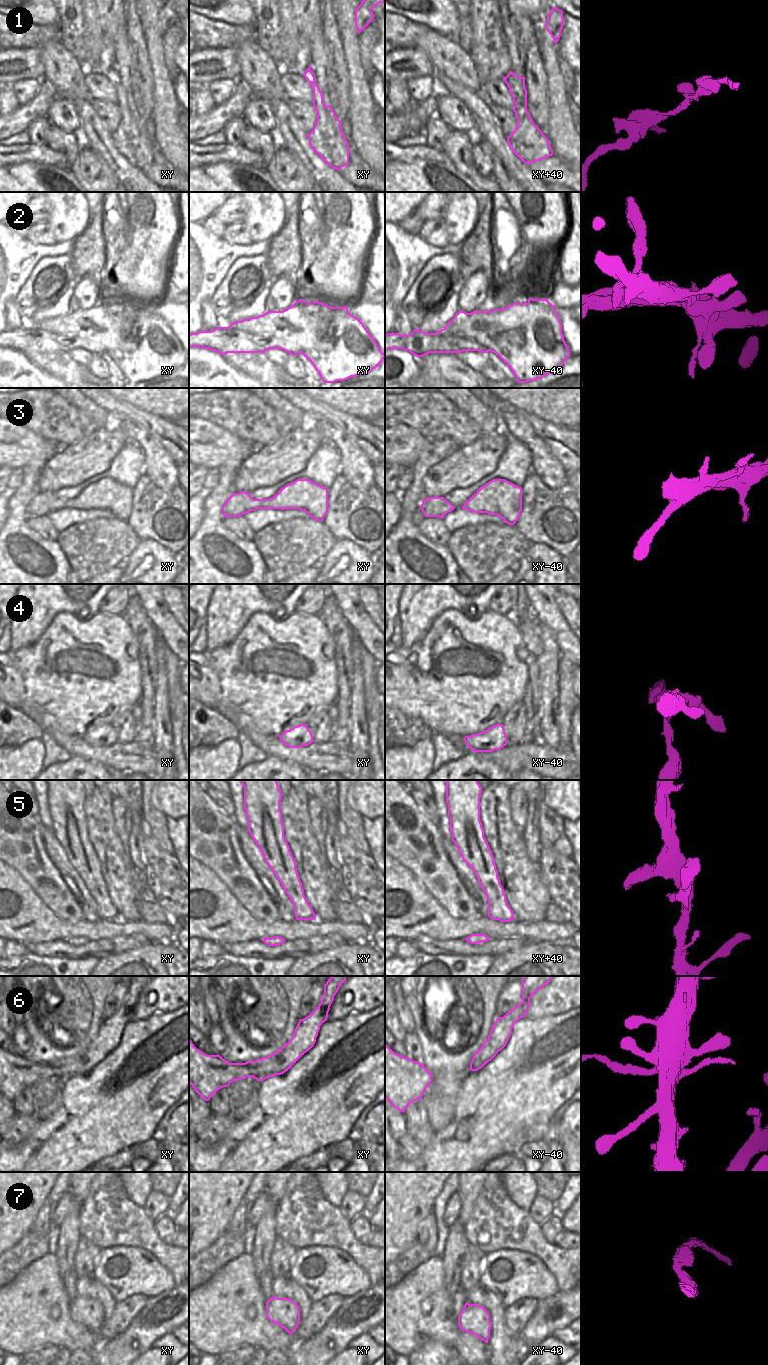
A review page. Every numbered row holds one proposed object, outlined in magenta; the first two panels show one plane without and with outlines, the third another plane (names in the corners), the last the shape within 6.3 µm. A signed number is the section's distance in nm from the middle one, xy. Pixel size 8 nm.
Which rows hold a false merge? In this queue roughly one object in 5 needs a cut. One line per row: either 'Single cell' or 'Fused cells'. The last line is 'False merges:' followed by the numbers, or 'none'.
1: Single cell
2: Fused cells
3: Single cell
4: Single cell
5: Single cell
6: Single cell
7: Single cell
False merges: 2.

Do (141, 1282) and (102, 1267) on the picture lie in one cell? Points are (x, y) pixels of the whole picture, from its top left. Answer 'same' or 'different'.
same

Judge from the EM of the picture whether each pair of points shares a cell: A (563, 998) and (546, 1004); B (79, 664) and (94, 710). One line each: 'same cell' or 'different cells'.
A: same cell
B: same cell

